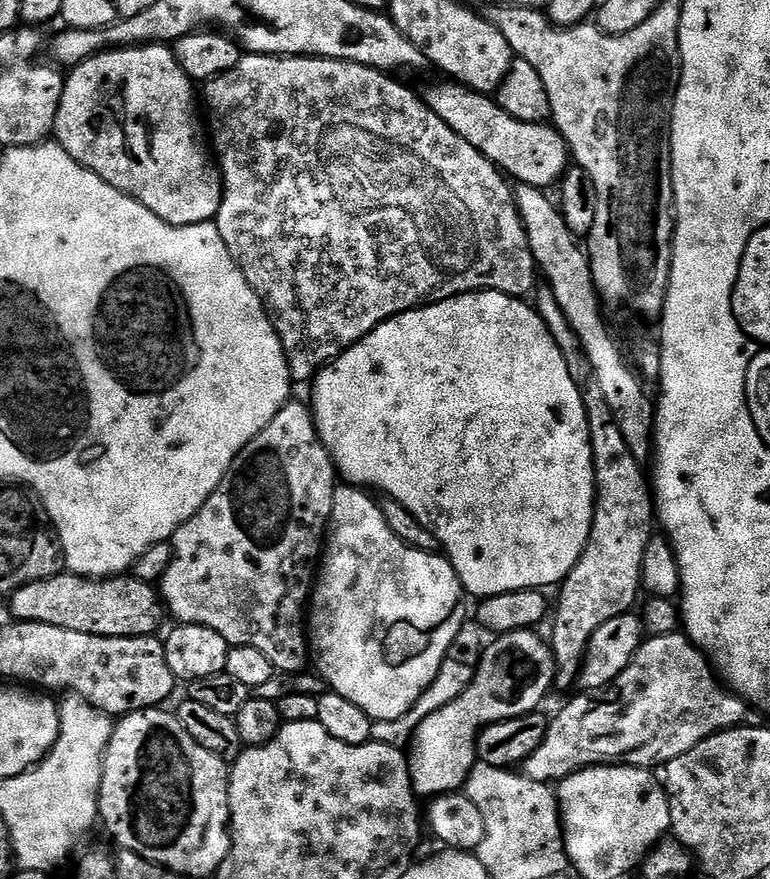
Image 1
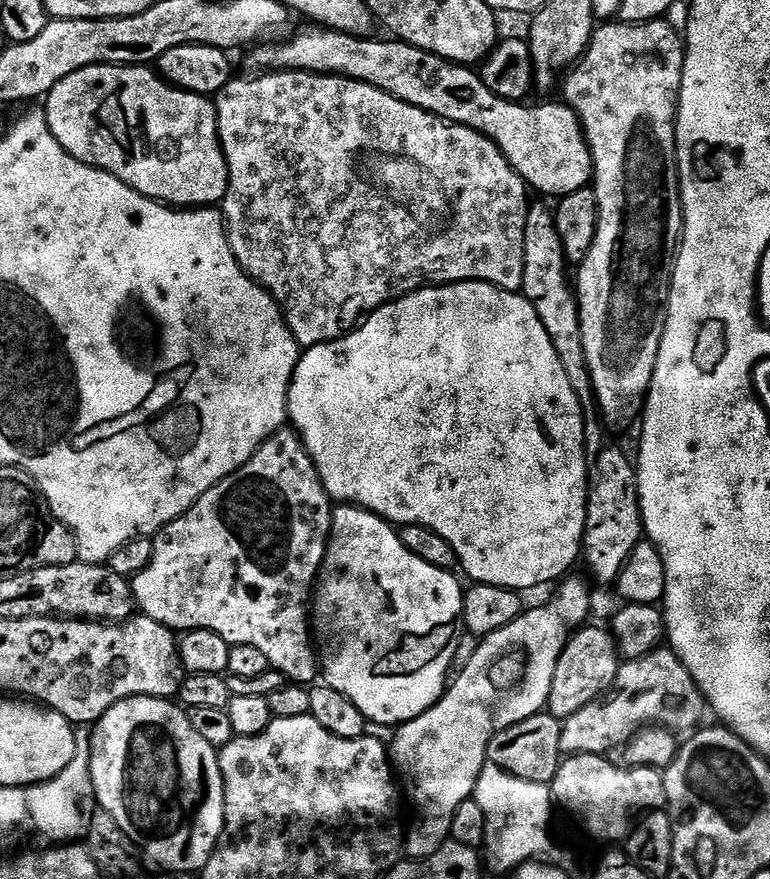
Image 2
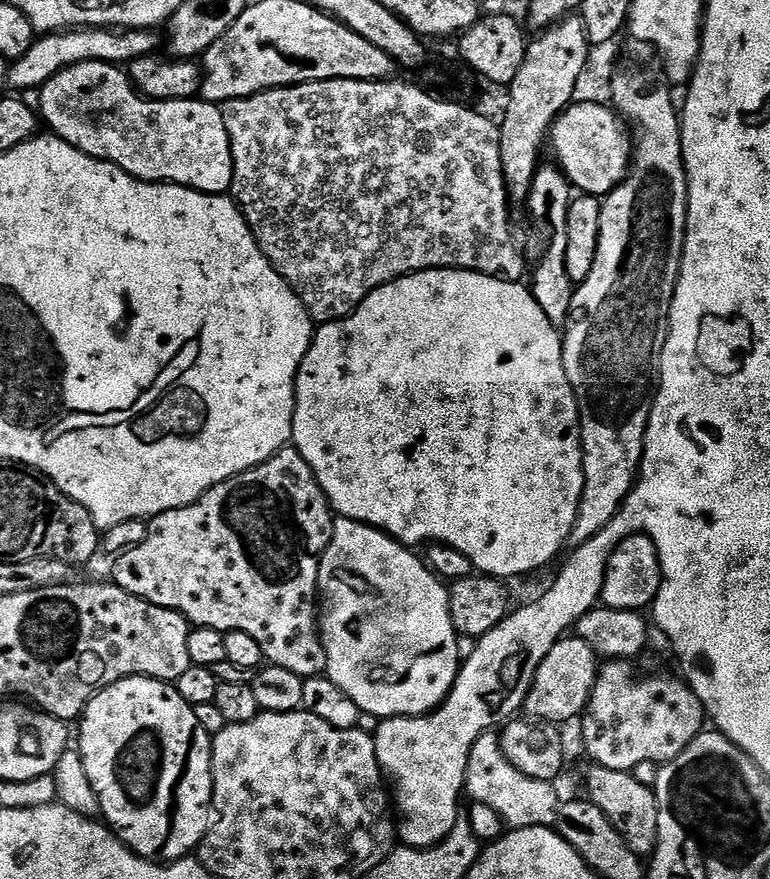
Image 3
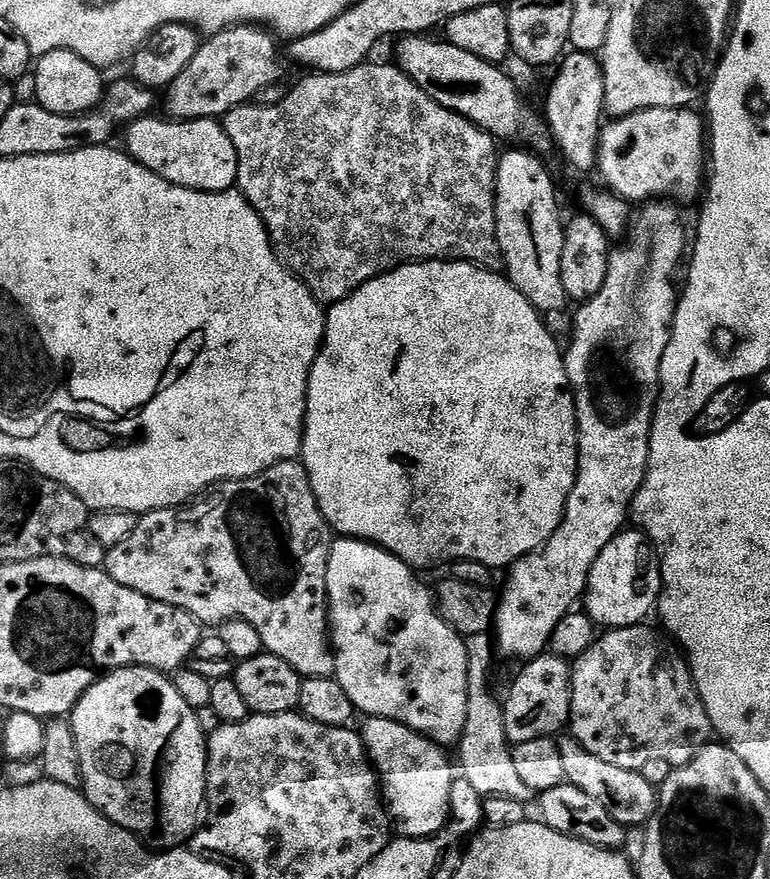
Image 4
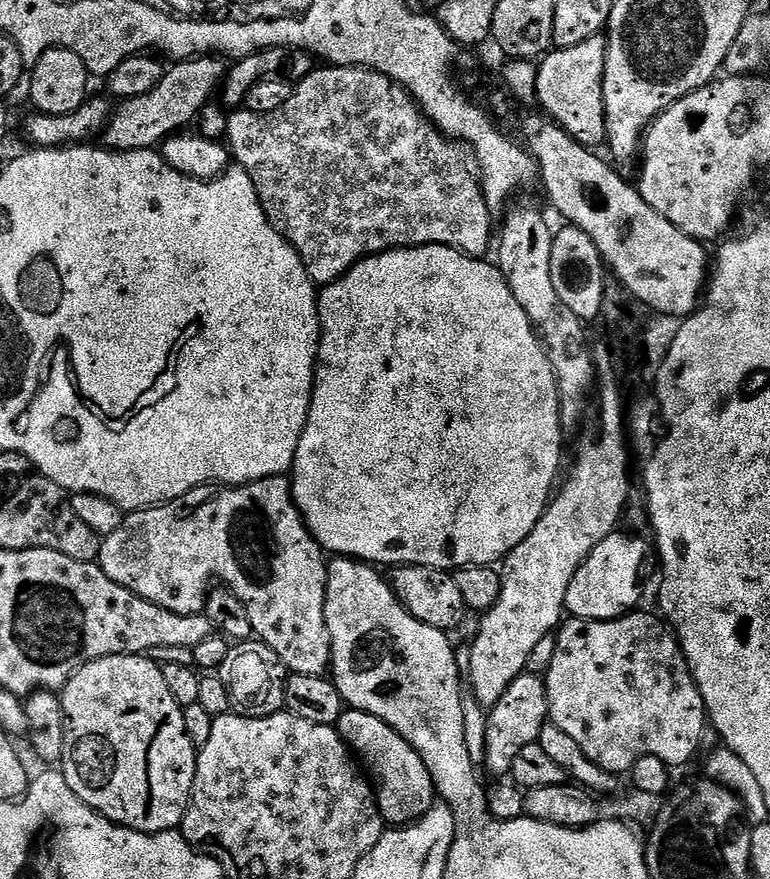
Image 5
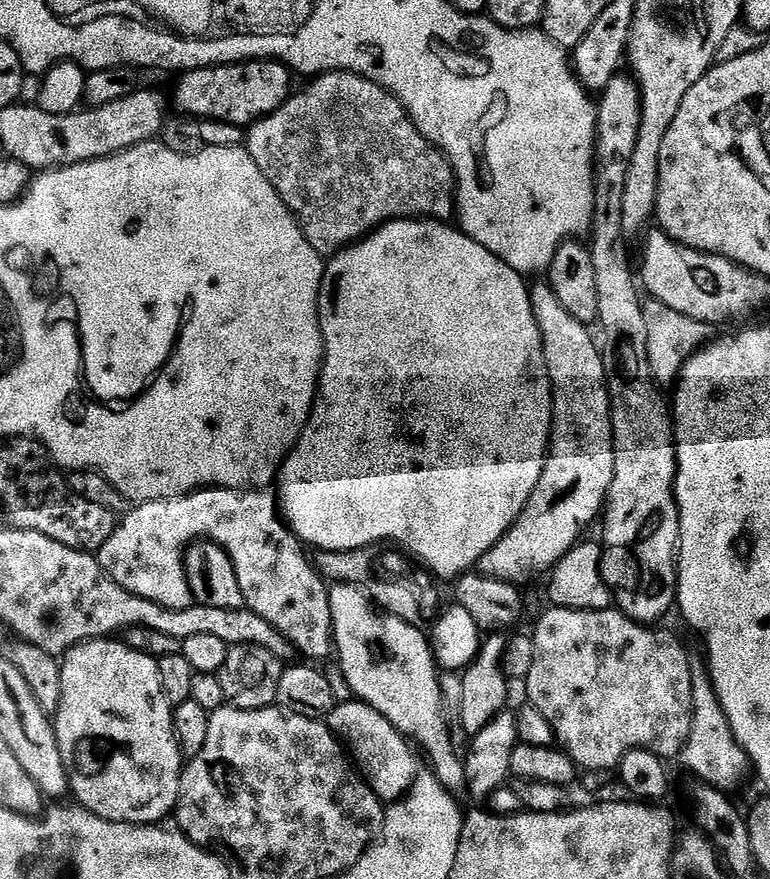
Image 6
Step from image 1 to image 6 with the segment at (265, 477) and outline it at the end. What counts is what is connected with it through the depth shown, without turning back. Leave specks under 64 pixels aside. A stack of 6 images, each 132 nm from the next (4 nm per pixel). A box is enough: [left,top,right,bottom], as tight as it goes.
[98,488,334,662]

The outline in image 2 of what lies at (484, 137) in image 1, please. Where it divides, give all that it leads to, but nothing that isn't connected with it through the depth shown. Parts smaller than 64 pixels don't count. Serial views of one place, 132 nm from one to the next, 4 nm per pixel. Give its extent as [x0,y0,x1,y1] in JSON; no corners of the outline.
[247,26,593,198]

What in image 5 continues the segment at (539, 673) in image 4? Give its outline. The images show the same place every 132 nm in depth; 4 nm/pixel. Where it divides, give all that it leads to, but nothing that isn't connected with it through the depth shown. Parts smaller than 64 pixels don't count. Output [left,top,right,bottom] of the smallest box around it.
[483,671,549,777]

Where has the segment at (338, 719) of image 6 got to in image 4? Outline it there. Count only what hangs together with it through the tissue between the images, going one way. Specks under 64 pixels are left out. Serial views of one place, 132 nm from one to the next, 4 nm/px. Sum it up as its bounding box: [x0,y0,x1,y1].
[359,716,454,840]

